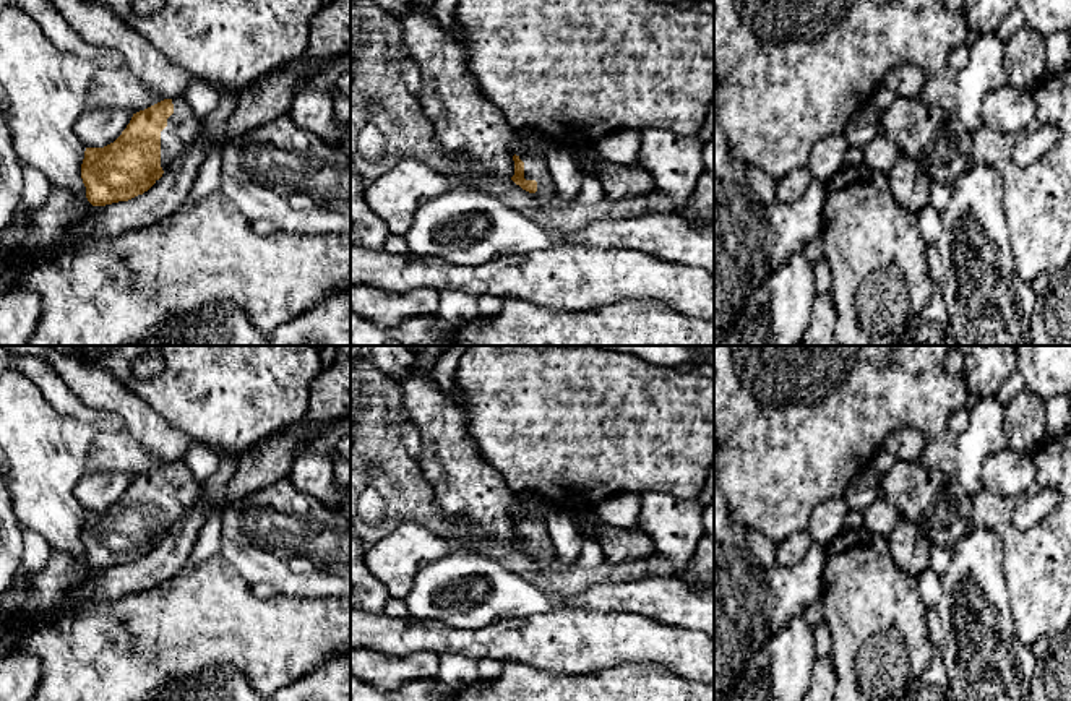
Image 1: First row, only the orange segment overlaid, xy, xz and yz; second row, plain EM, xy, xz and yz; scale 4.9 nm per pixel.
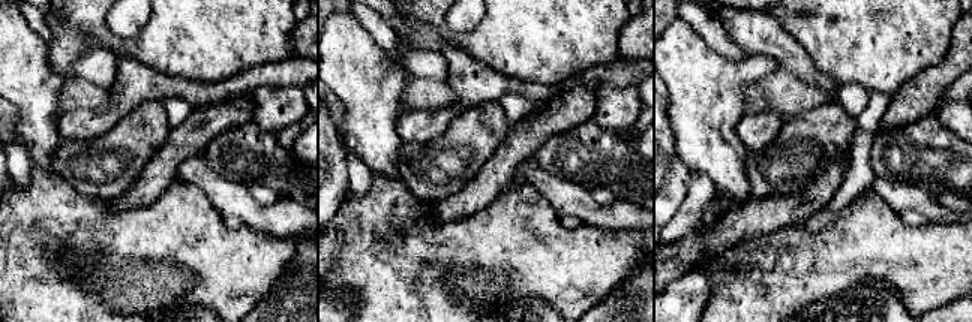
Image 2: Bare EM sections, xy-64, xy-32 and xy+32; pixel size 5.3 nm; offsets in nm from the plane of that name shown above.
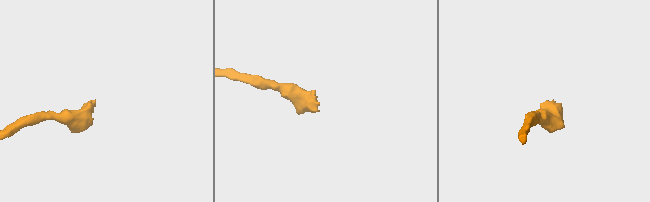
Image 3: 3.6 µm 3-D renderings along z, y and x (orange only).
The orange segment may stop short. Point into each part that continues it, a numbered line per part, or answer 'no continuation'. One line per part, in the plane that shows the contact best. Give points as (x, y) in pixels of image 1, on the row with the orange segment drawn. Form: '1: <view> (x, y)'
1: xy (184, 127)

